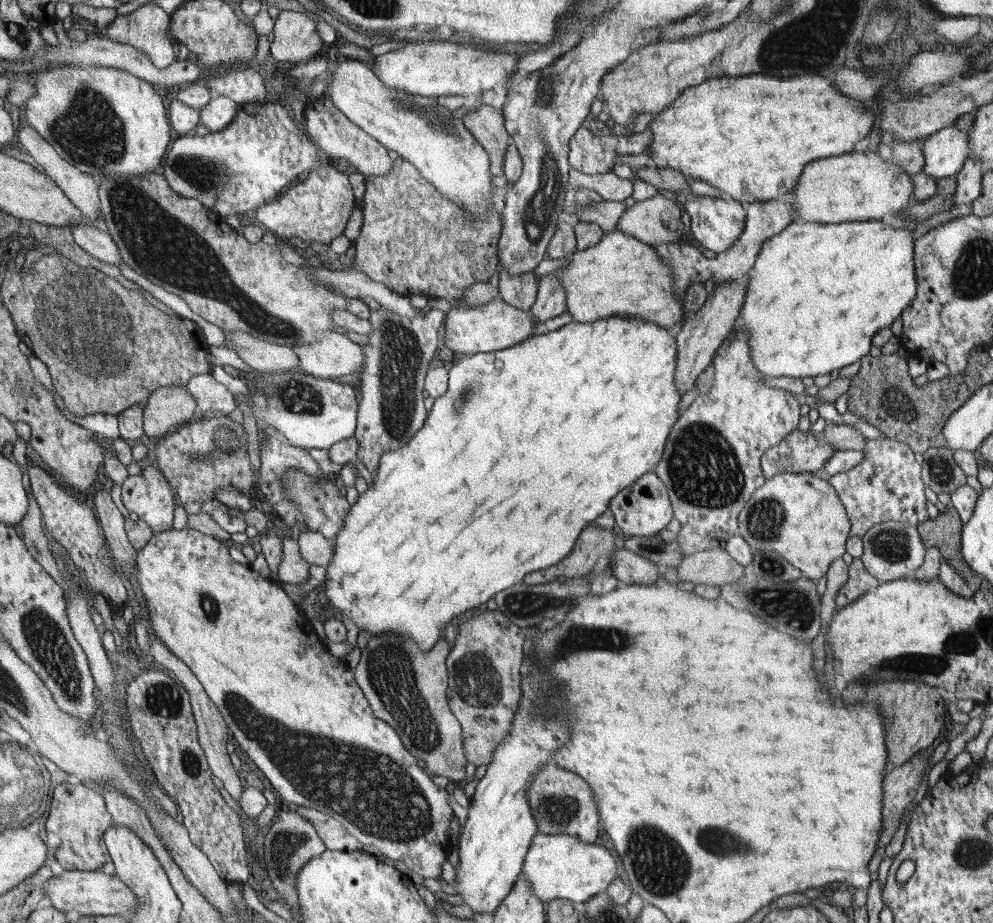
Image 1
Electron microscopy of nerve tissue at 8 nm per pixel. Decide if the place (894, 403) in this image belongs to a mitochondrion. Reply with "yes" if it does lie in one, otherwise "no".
yes

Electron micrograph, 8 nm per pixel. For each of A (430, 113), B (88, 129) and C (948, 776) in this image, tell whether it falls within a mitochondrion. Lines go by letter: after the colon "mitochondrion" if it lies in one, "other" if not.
A: mitochondrion
B: mitochondrion
C: other

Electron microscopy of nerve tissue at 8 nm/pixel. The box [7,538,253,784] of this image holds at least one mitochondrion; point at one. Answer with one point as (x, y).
(47, 643)

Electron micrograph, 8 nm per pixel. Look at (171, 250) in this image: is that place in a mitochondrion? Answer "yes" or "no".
yes

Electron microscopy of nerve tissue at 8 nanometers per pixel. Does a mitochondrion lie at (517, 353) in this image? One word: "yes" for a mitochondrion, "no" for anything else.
no

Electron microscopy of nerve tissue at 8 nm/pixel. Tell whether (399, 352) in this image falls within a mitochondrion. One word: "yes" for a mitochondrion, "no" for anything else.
yes

